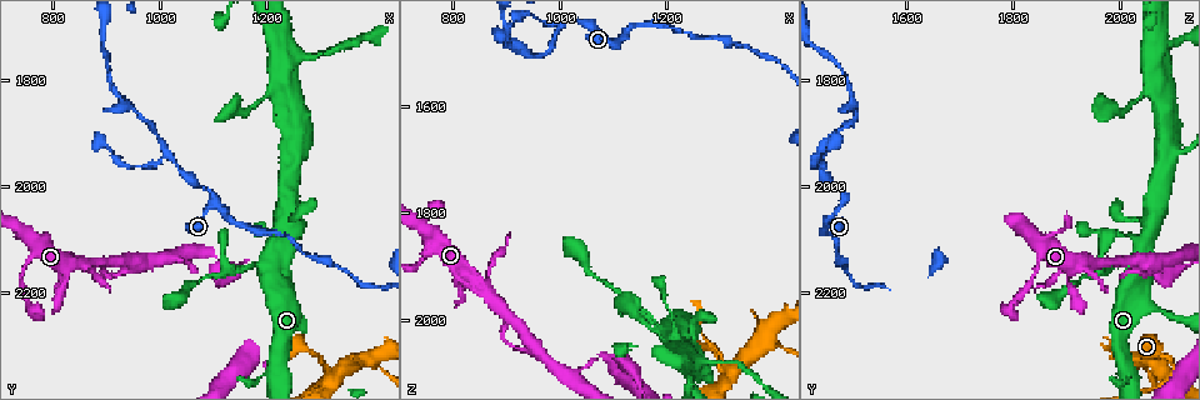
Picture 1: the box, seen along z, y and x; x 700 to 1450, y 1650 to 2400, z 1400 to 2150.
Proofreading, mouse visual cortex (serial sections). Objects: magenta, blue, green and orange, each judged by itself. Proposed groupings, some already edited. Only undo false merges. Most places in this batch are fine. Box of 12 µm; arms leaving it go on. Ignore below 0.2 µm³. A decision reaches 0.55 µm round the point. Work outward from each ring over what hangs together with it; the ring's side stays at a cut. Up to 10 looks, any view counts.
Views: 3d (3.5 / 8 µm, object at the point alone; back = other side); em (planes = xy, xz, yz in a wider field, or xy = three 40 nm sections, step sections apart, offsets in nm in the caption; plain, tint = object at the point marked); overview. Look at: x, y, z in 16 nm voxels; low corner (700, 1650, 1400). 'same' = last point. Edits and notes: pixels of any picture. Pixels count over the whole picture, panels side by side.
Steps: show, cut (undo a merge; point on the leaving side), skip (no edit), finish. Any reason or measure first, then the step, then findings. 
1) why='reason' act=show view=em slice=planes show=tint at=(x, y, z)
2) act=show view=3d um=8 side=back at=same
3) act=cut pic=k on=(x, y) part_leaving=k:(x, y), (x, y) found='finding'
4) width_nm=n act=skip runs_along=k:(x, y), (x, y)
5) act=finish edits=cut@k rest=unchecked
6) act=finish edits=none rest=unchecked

why='thin neck' act=show view=3d um=3.5 at=(1200, 2150, 2020)

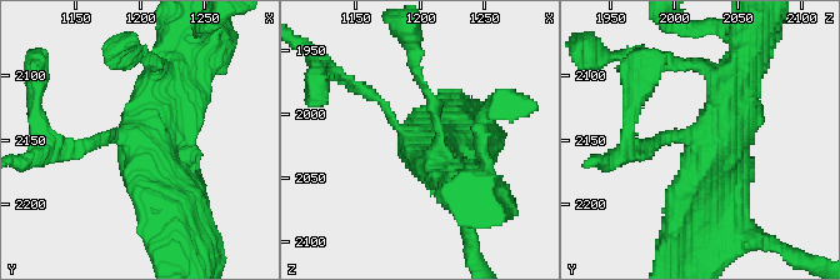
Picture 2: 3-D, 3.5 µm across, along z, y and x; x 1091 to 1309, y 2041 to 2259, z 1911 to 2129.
act=show view=em slice=xy step=1 show=plain at=(1198, 2150, 2024)

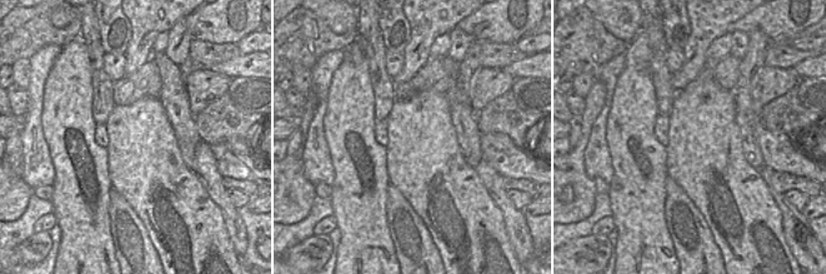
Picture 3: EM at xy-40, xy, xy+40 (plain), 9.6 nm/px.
act=show view=em slice=xy step=1 show=tint at=same

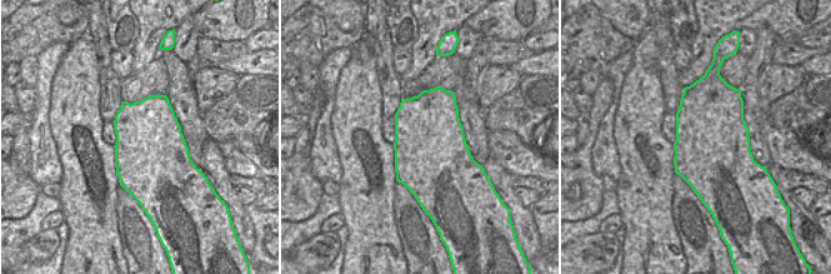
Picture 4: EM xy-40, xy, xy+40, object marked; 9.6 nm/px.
act=skip runs_along=2:(701, 220), (740, 70) found='one cell here'

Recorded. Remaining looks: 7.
why='small branch off a trunk' act=show view=em slice=planes show=tint at=(1325, 2360, 2100)

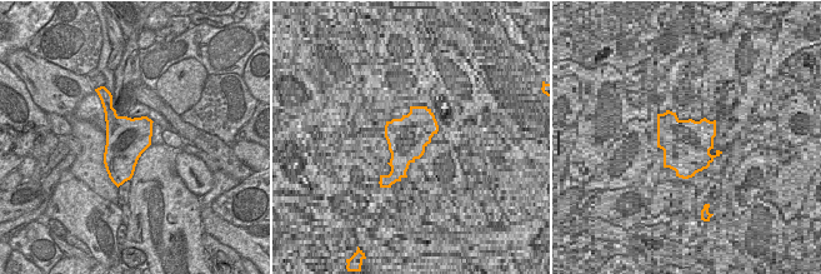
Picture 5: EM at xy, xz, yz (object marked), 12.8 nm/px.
why='see where the arms go' act=show view=3d um=3.5 side=back at=same

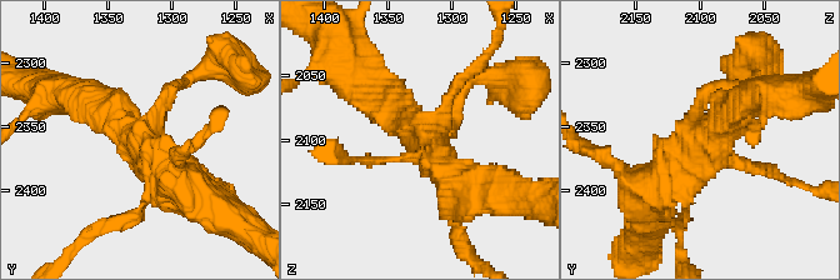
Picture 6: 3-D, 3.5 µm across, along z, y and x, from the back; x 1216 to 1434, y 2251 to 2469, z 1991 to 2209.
arms=4 act=skip runs_along=6:(458, 103), (426, 144), (365, 90) found='all the same cell'

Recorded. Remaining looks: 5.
why='sharp bend' act=show view=3d um=3.5 at=(1100, 2020, 1490)

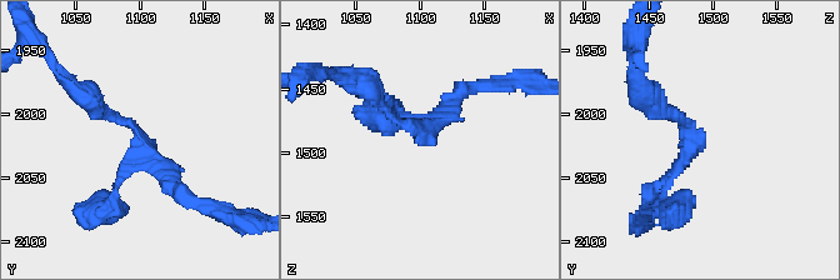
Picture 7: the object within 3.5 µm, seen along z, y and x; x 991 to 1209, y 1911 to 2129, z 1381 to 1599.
act=show view=em slice=xy step=5 show=tint at=(1100, 2018, 1486)

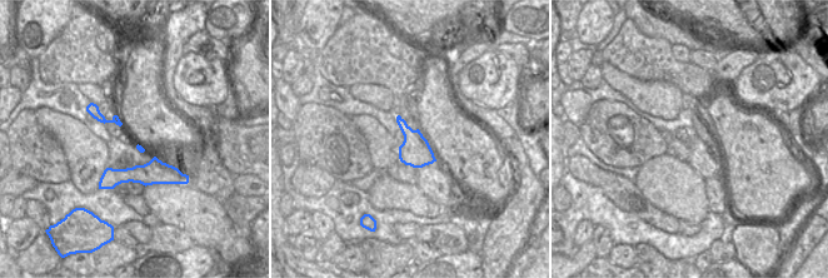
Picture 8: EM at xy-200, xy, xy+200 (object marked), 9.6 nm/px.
act=skip runs_along=7:(109, 205), (140, 136), (86, 94) found='one cell here'

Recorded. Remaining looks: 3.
why='thick turns thin' act=show view=3d um=3.5 at=(1265, 1760, 2080)

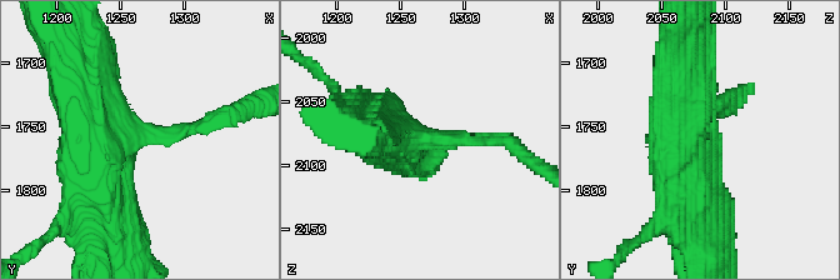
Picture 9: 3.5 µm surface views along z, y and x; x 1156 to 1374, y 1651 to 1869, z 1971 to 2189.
arm_widths_nm=150,600 act=show view=em slice=planes show=tint at=(1266, 1758, 2078)

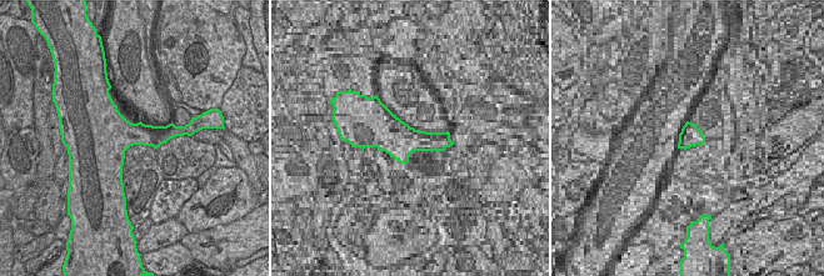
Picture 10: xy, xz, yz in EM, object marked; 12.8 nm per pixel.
width_nm=550 act=skip runs_along=9:(98, 196), (129, 135), (221, 116) found='all the same cell'

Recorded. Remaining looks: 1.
act=finish edits=none rest=unchecked

